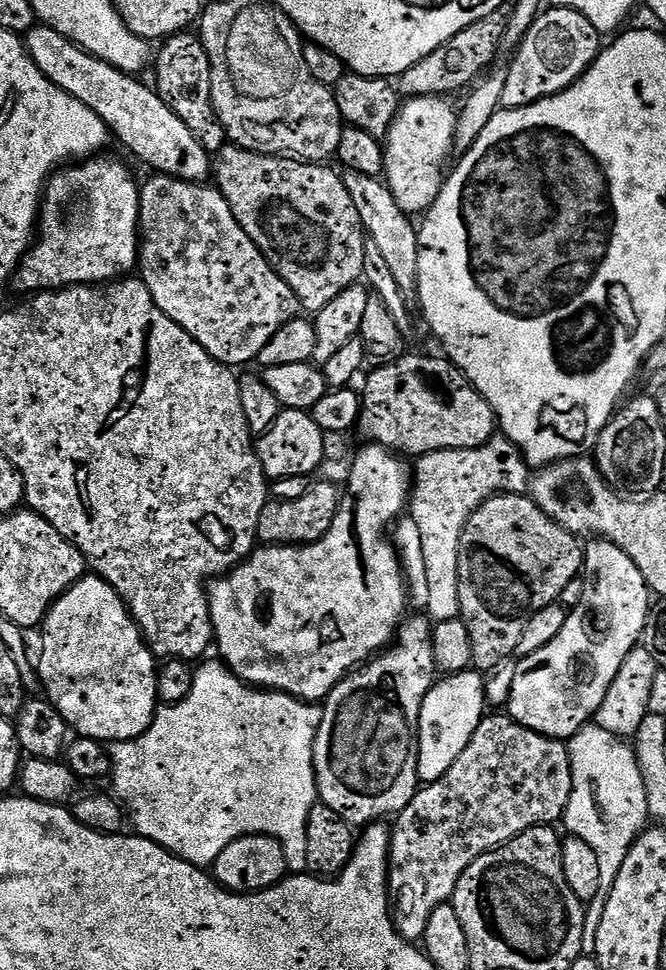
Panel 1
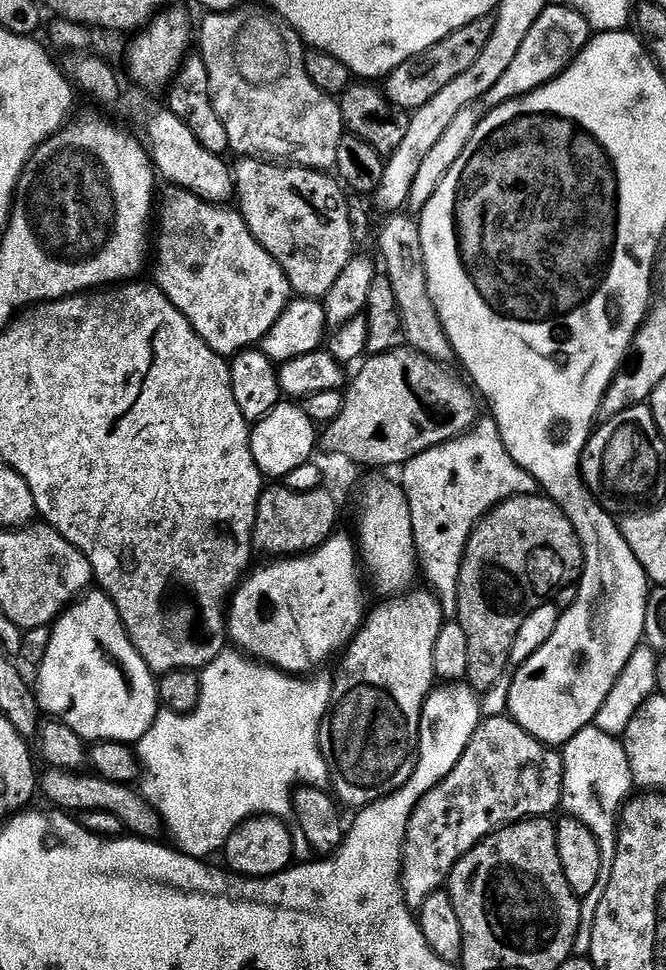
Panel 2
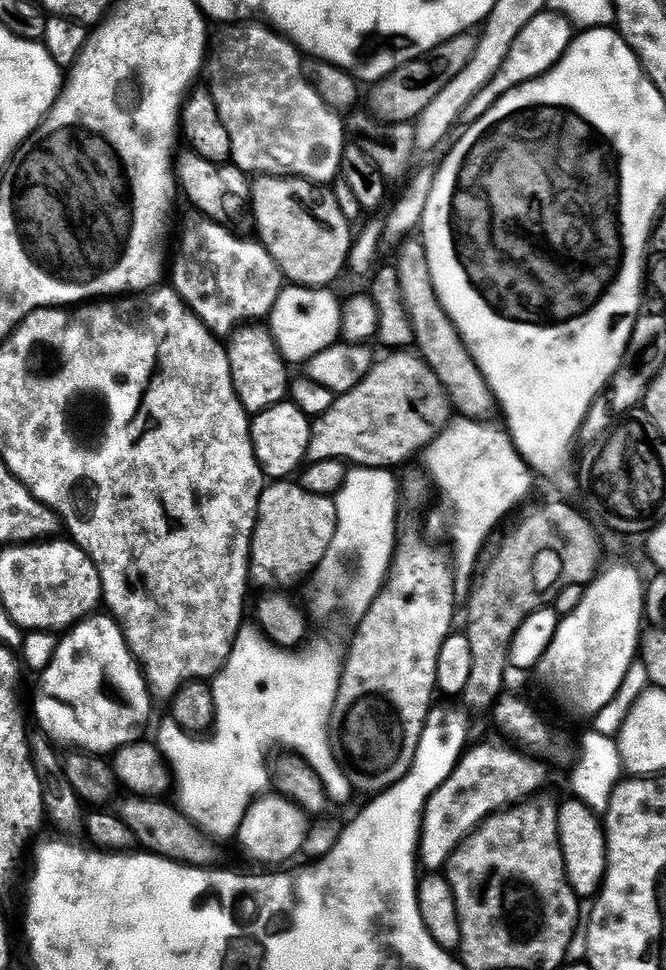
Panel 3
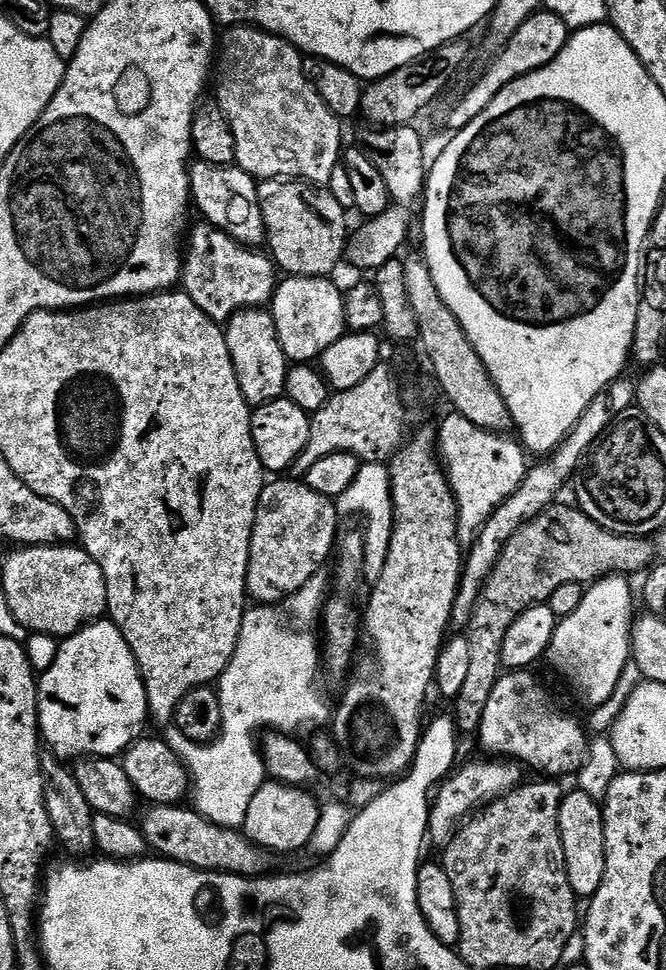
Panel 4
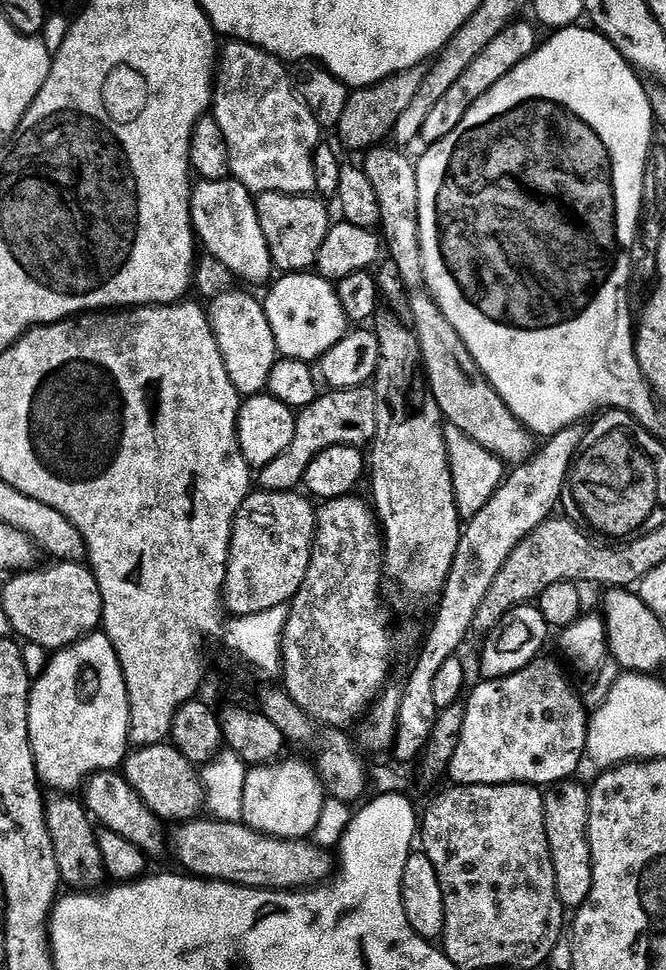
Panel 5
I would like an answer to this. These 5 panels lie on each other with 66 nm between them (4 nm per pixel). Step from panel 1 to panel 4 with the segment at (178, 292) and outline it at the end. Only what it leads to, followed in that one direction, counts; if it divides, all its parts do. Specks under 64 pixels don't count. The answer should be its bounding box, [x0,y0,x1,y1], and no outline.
[182,224,278,322]

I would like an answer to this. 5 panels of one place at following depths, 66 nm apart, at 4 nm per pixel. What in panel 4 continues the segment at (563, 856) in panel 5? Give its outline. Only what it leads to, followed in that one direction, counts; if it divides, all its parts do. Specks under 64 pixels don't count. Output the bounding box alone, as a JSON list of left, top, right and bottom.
[560,790,606,898]

